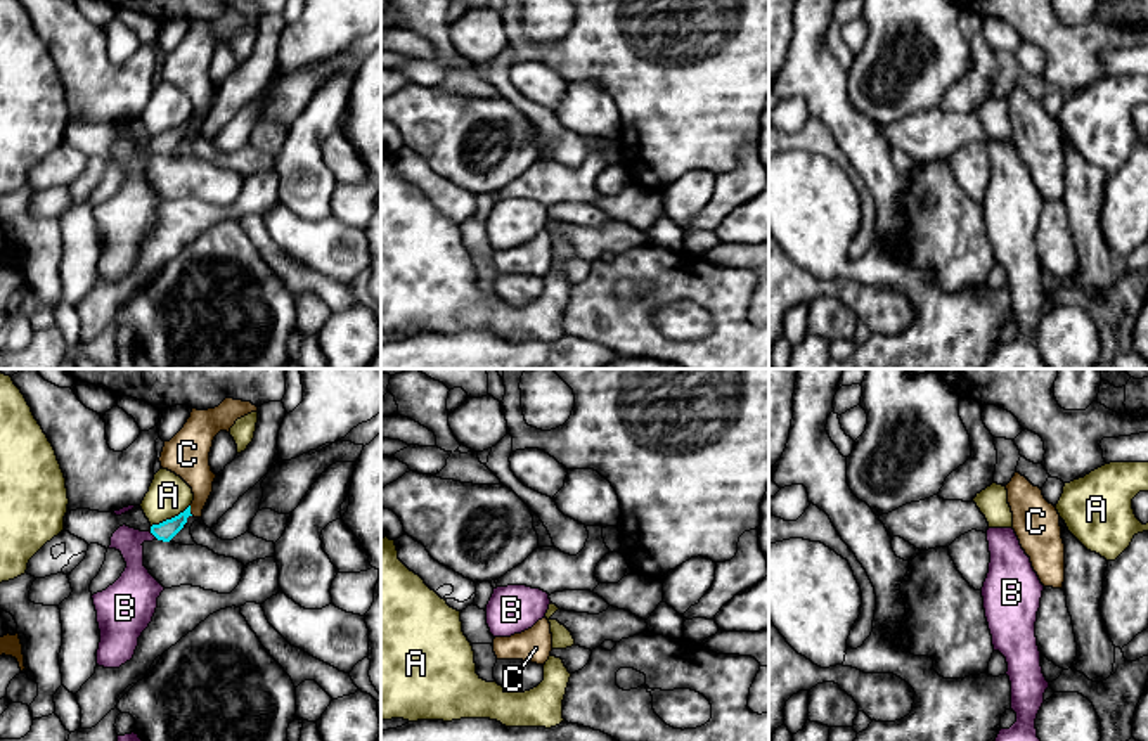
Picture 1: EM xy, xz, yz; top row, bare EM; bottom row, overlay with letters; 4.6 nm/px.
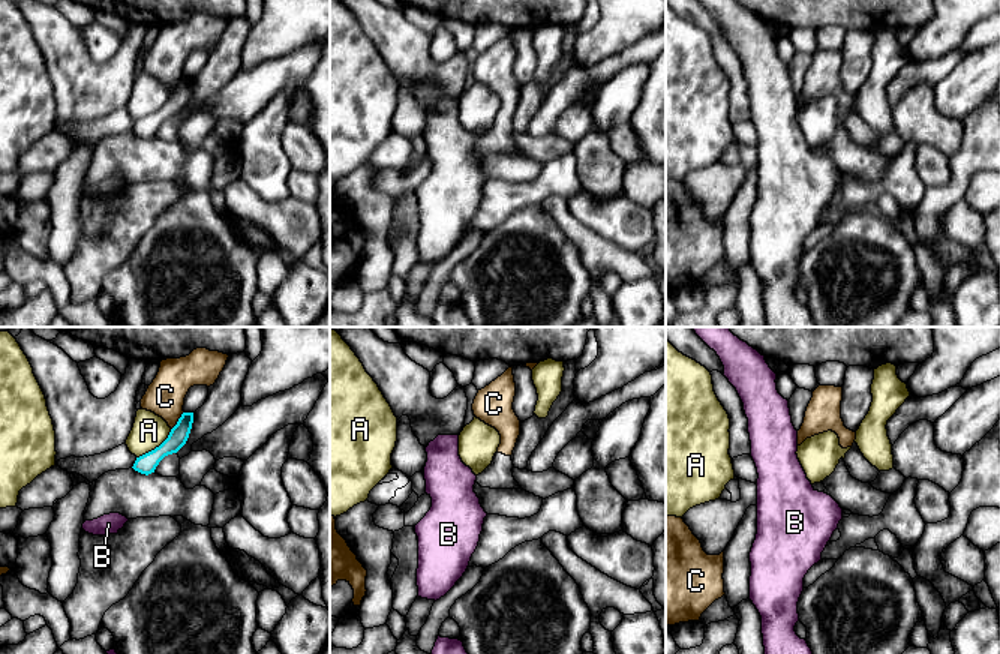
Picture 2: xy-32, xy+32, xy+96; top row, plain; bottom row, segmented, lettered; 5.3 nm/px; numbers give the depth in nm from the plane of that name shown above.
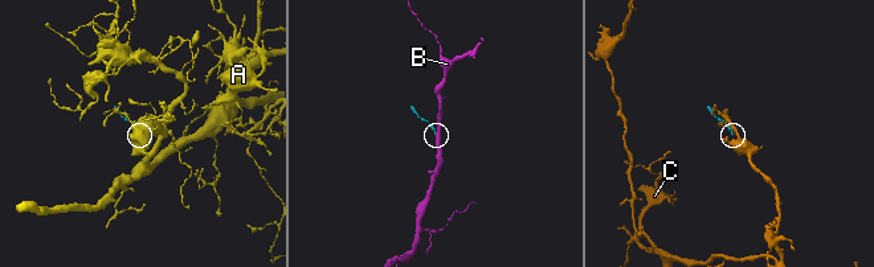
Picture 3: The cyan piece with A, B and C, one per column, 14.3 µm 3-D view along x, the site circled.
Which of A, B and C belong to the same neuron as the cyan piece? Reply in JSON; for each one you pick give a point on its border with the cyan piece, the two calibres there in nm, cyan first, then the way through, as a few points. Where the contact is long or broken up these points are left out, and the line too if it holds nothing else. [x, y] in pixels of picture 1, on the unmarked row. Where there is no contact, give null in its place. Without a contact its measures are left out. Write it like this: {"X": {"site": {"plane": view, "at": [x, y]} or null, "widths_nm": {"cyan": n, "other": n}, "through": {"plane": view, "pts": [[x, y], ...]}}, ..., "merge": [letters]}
{"B": {"site": {"plane": "xy", "at": [153, 146]}, "widths_nm": {"cyan": 90, "other": 160}, "through": {"plane": "xy", "pts": [[167, 142], [153, 146], [135, 158], [135, 196]]}}, "merge": ["B"]}

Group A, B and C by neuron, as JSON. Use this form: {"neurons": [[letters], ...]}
{"neurons": [["A"], ["B"], ["C"]]}

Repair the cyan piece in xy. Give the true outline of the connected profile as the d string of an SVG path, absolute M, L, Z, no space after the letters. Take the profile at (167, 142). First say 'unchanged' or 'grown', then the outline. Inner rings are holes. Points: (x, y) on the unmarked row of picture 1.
grown; M190 118L178 128L152 137L149 144L123 137L113 145L109 161L121 164L126 180L113 197L92 208L100 242L99 279L119 280L133 270L139 249L152 234L158 209L164 203L144 178L142 156L156 151L170 154L189 128Z

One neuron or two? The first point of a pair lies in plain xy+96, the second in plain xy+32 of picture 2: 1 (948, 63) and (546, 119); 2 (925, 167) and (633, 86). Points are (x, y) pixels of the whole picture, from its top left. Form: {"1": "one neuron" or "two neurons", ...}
{"1": "one neuron", "2": "one neuron"}

